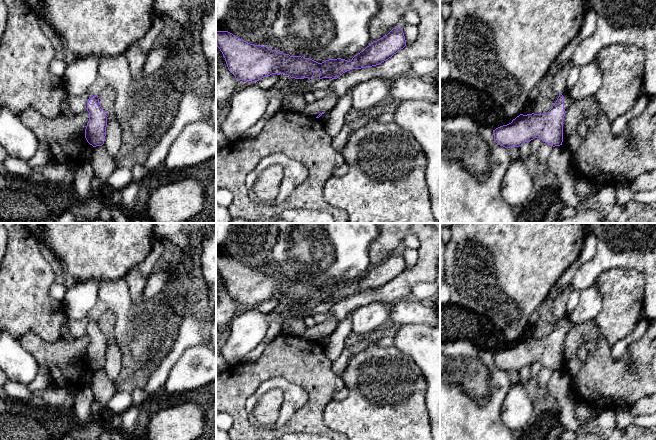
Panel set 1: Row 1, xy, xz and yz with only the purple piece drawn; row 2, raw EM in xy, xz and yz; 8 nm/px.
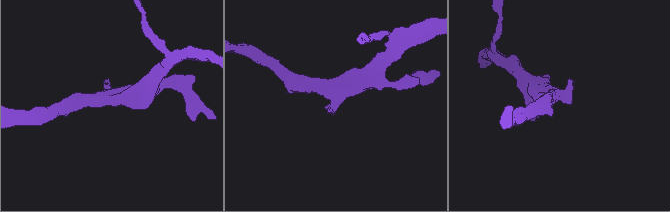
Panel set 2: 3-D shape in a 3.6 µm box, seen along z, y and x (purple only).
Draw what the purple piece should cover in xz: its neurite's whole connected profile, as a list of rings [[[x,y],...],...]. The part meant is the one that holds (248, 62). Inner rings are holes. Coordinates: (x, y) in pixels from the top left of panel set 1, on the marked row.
[[[393,28],[387,35],[371,42],[351,61],[329,59],[318,63],[310,58],[290,56],[266,46],[250,44],[228,31],[216,31],[216,46],[222,52],[229,71],[237,80],[253,83],[272,74],[284,74],[295,79],[308,78],[319,71],[319,79],[337,79],[352,69],[381,64],[406,46],[401,28]]]

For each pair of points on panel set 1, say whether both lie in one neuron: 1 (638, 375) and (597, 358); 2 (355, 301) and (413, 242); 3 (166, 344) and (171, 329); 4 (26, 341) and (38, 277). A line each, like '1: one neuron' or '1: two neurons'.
1: one neuron
2: two neurons
3: one neuron
4: two neurons

